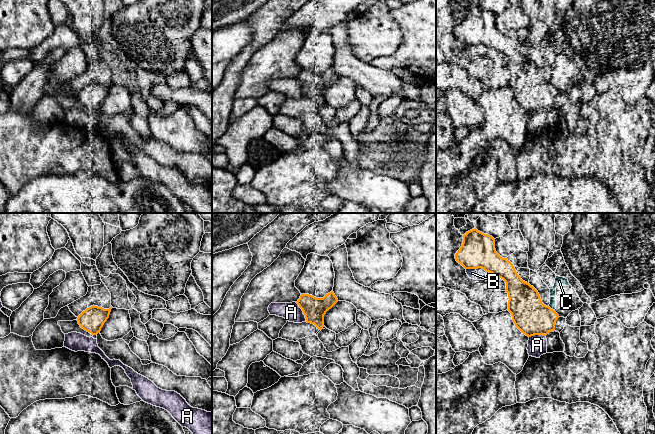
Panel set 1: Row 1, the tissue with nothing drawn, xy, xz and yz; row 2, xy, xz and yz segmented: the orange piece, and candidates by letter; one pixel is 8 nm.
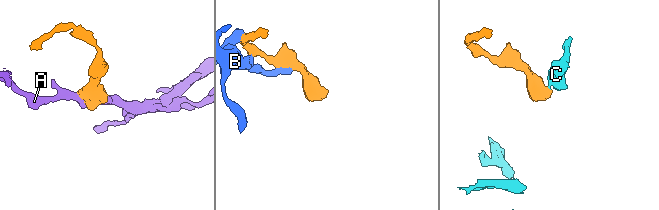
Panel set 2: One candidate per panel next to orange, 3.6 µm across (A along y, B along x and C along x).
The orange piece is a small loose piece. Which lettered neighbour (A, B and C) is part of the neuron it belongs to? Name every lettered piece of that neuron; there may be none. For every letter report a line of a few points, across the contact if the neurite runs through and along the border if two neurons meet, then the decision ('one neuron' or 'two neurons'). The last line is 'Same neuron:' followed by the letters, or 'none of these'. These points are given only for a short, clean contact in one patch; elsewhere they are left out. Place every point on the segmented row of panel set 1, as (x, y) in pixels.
A: two neurons
B: two neurons
C: two neurons
Same neuron: none of these

